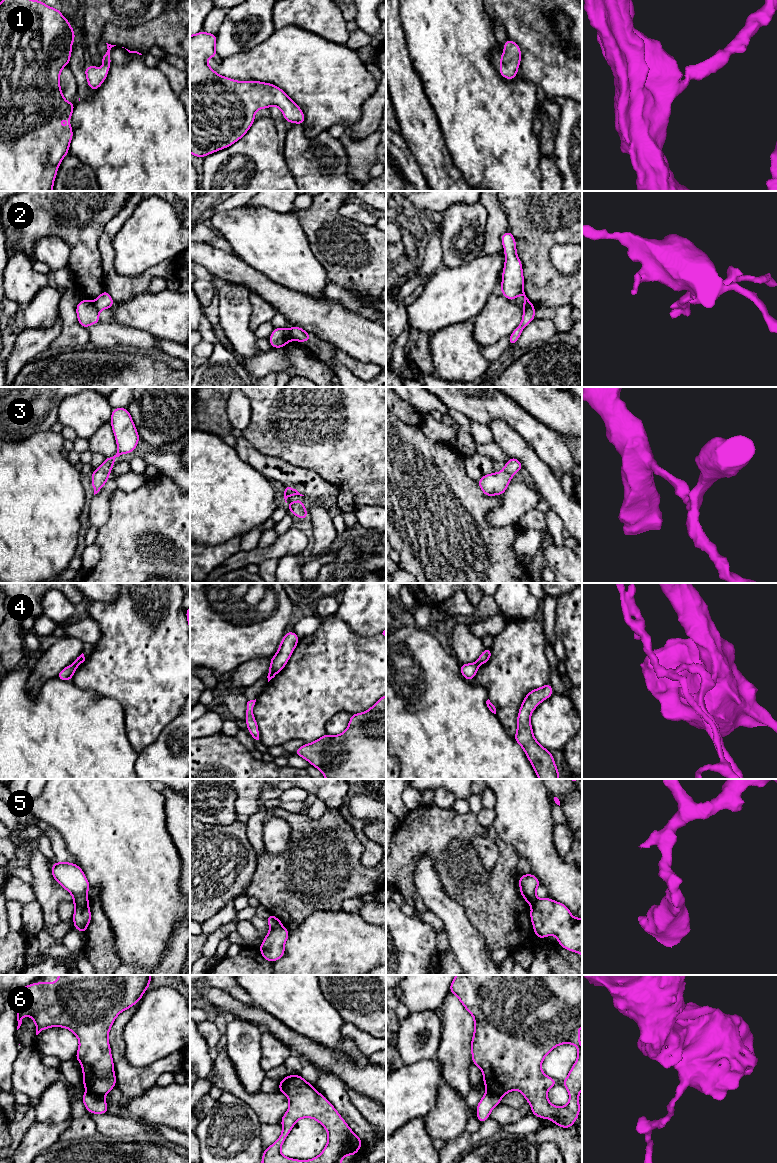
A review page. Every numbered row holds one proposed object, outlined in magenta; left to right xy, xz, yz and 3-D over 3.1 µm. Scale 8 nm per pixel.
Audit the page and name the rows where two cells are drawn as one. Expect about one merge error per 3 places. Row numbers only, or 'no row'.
2, 4, 5, 6

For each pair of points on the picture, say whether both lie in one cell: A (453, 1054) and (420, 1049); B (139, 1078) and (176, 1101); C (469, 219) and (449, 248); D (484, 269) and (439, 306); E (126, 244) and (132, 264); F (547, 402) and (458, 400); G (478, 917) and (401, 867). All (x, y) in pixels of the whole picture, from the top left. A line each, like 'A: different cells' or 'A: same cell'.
A: different cells
B: different cells
C: same cell
D: same cell
E: same cell
F: different cells
G: same cell

